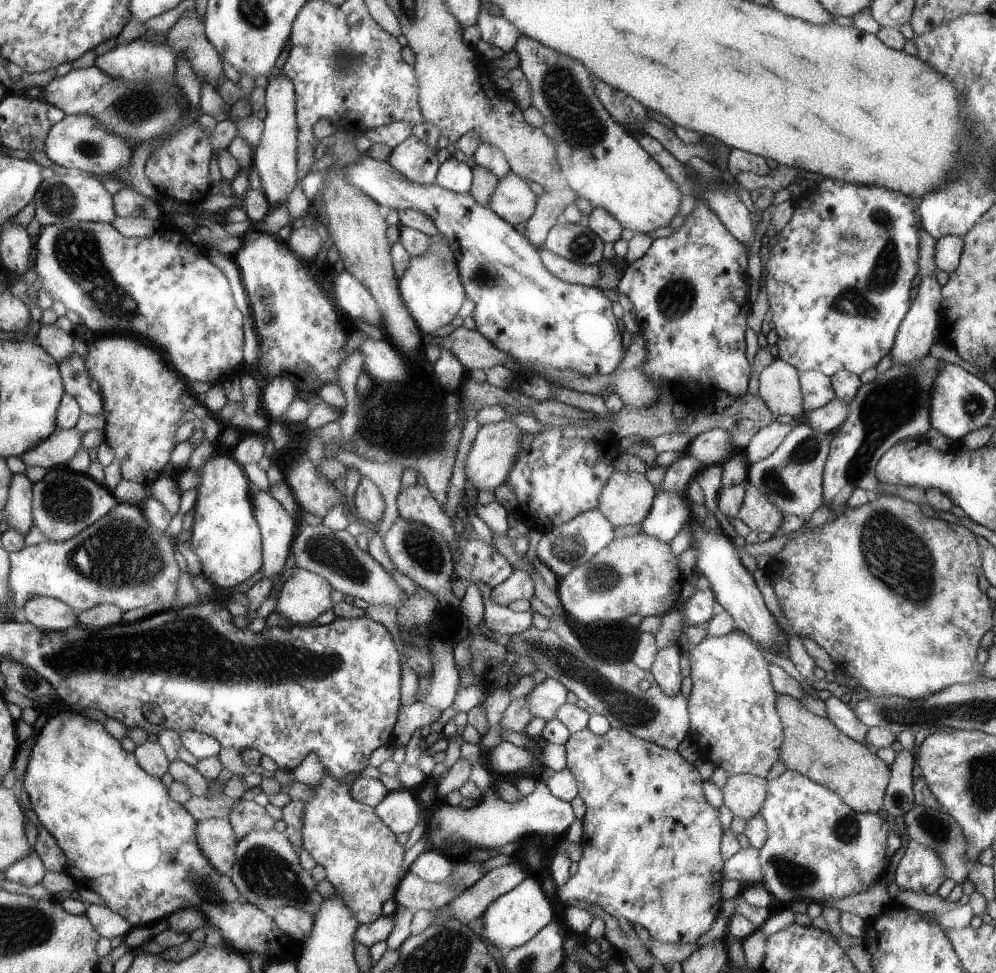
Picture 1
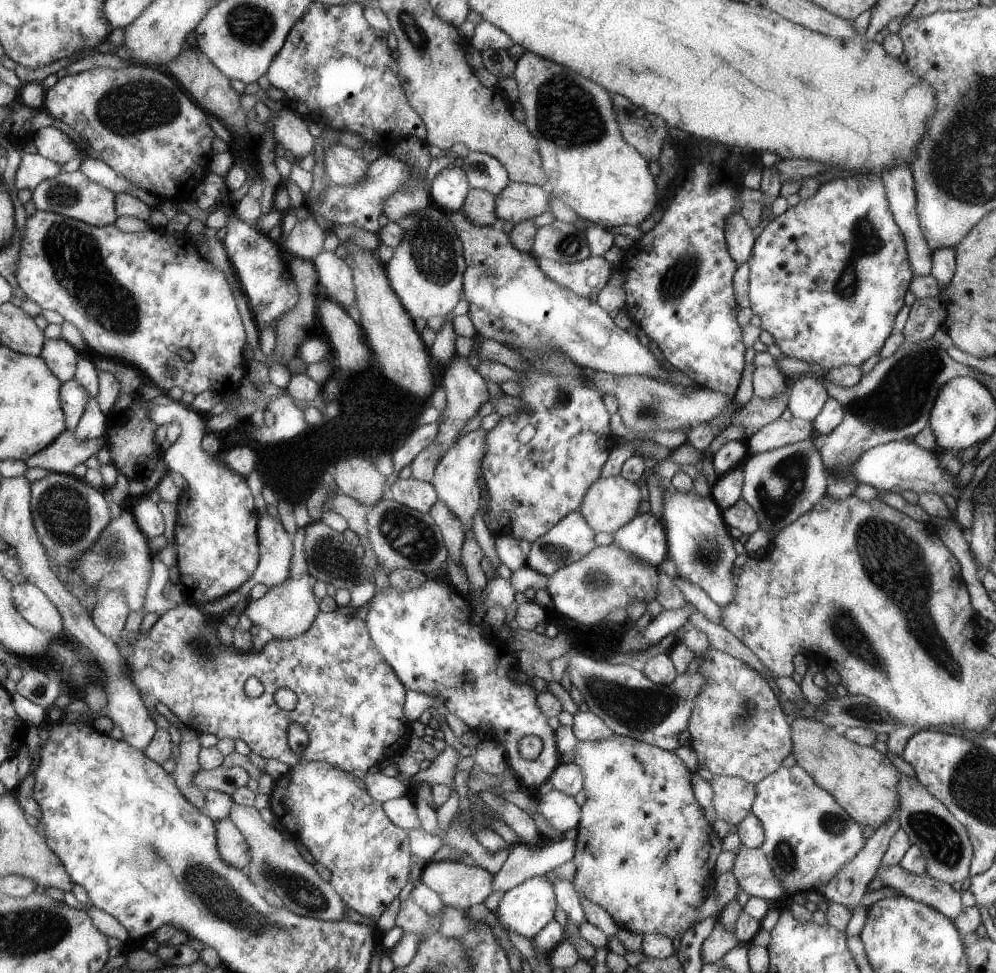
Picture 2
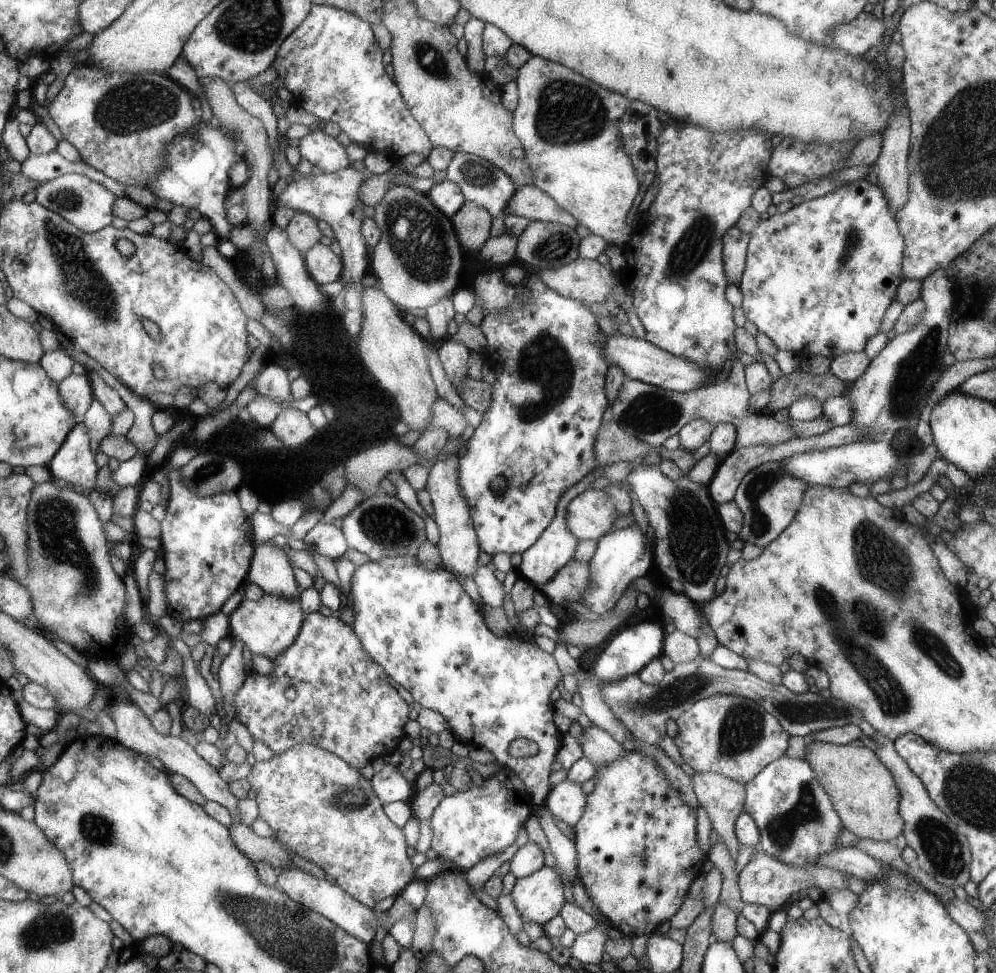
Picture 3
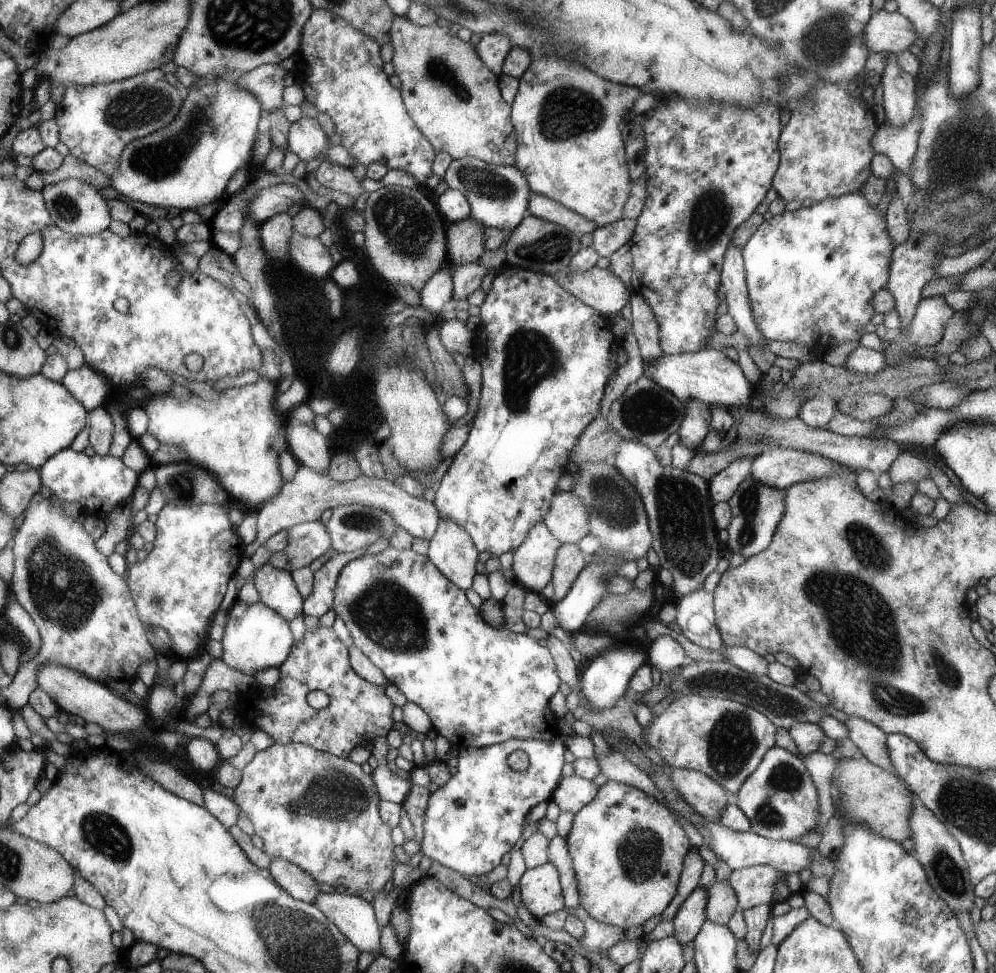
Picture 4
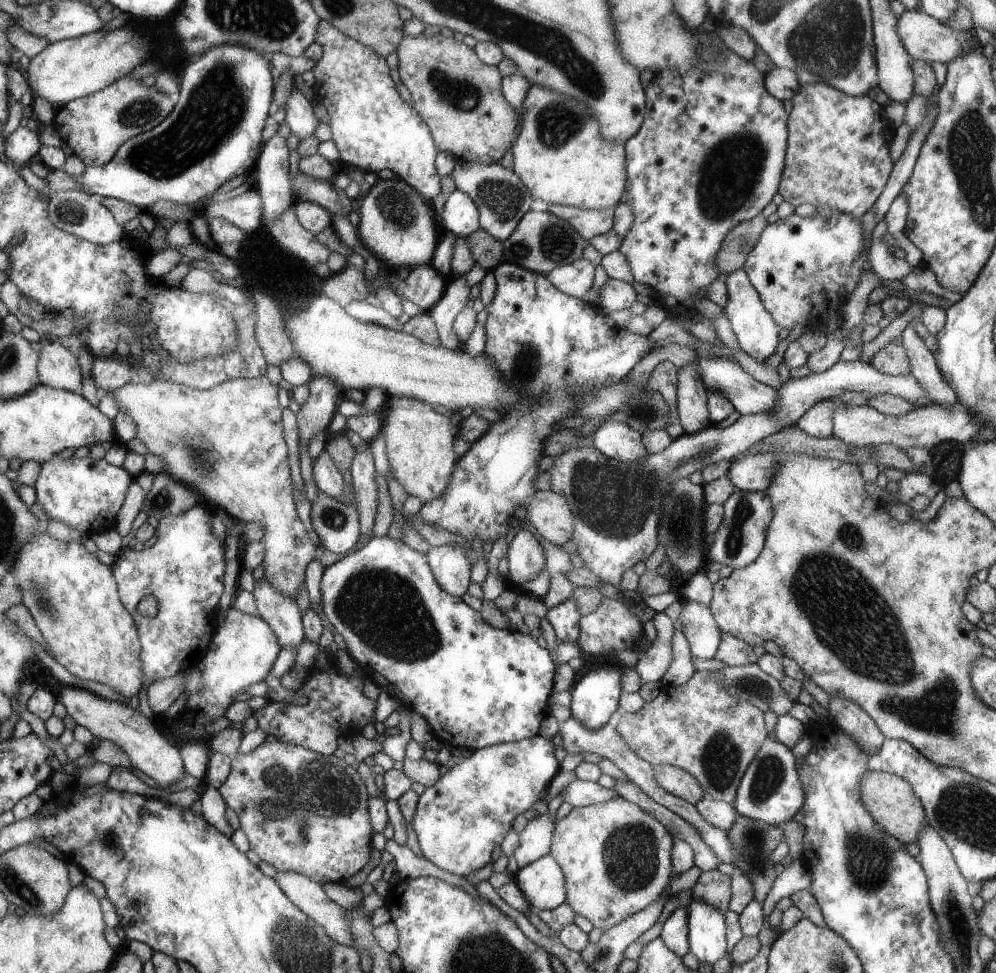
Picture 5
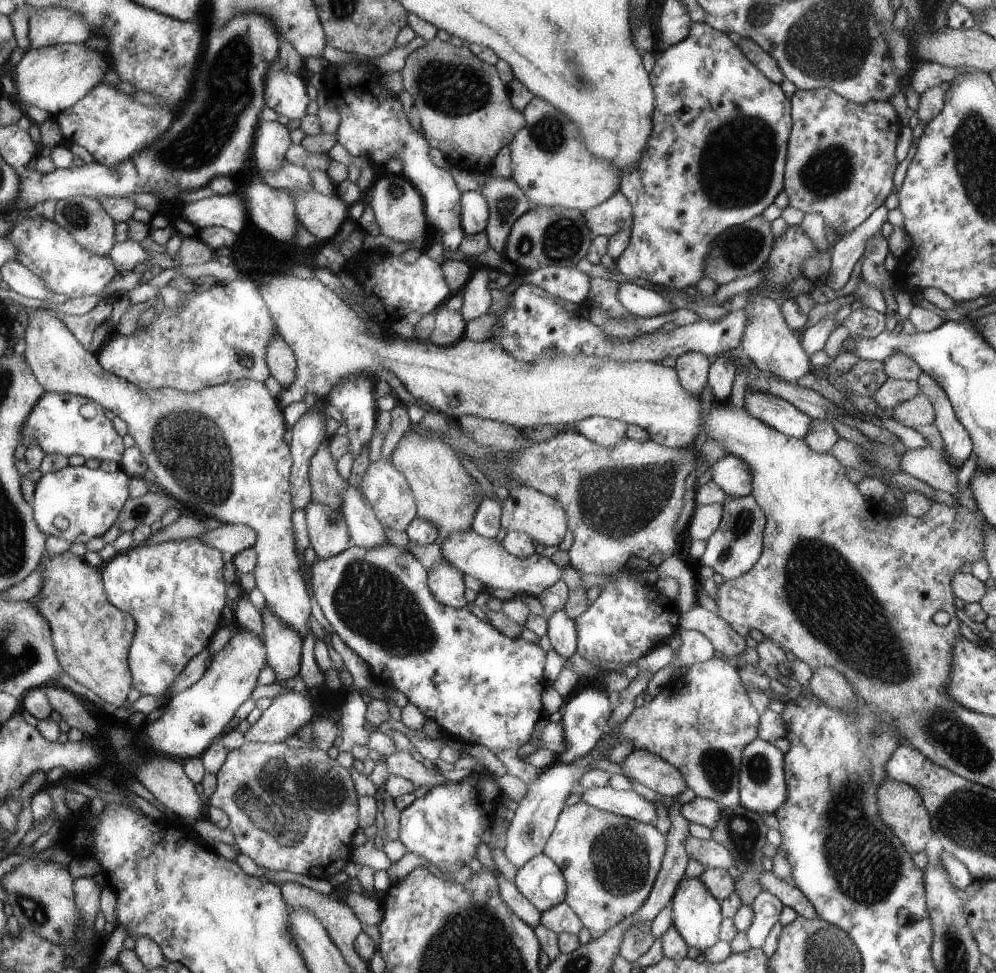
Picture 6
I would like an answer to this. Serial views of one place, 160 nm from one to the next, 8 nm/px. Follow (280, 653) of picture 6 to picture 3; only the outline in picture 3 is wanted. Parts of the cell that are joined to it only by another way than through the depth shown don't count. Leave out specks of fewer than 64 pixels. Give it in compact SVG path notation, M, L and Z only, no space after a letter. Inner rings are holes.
M272 541L258 546L254 552L248 578L249 583L262 588L265 594L280 598L298 599L302 591L284 549L278 548Z

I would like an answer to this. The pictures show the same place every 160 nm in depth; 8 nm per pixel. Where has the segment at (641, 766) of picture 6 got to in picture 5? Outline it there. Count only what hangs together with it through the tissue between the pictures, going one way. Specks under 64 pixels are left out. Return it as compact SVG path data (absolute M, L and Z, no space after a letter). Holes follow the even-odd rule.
M660 765L654 767L654 778L662 790L672 794L689 804L696 804L705 796L702 785L692 774L671 765Z

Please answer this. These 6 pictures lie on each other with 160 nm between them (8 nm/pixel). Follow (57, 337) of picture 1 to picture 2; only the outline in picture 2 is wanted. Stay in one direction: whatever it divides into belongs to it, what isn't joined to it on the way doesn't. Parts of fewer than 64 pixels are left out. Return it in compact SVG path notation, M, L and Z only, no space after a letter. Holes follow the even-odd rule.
M61 337L59 339L47 339L42 348L40 358L63 383L75 379L77 362L80 352L72 344Z

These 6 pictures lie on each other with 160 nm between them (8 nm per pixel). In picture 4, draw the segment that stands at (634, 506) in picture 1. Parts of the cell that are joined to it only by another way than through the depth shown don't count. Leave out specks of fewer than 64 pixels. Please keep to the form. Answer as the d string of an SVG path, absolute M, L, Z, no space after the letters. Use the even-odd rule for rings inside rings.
M558 492L543 523L558 542L576 544L590 535L589 519L589 508L574 492Z

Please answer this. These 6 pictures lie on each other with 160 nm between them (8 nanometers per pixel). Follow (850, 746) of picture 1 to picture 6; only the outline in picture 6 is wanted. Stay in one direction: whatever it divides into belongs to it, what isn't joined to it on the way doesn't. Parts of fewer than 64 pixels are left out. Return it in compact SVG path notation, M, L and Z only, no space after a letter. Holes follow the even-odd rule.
M886 779L876 793L876 805L878 806L878 816L887 828L890 828L894 835L900 840L904 849L911 856L922 852L928 841L933 837L931 819L928 810L924 807L922 798L912 786L894 782Z

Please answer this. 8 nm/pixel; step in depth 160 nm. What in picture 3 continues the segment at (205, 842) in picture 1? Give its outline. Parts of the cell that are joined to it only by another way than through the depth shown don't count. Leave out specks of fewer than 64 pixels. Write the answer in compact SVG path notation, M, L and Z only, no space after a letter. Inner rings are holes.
M233 824L228 828L232 842L240 852L244 852L254 863L265 861L276 872L284 868L292 868L292 857L287 850L274 838L261 838L251 827L244 824Z

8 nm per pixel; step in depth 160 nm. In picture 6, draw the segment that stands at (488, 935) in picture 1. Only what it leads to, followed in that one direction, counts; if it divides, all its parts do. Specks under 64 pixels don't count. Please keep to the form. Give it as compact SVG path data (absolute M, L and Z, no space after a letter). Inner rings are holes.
M542 853L518 870L514 885L541 914L561 904L568 895L568 885L560 866Z

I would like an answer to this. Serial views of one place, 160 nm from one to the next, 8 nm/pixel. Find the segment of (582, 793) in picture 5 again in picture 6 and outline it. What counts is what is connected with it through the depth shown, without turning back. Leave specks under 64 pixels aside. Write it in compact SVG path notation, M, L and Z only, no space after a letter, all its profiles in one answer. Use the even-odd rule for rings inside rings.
M609 785L588 788L580 798L582 803L589 806L642 822L642 824L654 823L657 814L654 804L640 794L634 791L618 791Z

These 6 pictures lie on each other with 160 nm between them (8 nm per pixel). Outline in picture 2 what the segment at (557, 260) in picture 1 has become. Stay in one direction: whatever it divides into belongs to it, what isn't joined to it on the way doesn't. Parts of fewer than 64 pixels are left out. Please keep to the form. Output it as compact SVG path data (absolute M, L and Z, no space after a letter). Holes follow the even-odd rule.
M594 256L577 263L559 263L542 257L539 264L550 278L581 297L598 294L607 285L613 269L604 257Z

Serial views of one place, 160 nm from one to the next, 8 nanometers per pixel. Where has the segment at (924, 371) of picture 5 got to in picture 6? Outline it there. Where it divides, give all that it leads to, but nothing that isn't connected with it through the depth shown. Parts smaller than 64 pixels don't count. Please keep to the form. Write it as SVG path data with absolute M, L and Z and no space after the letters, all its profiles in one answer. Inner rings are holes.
M922 371L917 382L920 386L920 393L926 394L930 398L930 402L936 410L934 424L938 428L938 433L942 439L942 450L947 456L949 465L954 470L962 468L964 462L972 454L972 440L970 440L966 428L956 418L954 408L952 408L946 392L932 376L928 376Z

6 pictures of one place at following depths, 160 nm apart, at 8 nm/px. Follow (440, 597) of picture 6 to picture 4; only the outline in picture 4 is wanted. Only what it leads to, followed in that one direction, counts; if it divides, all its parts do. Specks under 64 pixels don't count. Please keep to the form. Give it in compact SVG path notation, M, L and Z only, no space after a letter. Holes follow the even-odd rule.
M441 518L438 532L429 542L428 559L458 588L470 589L479 560L470 534L456 522Z

